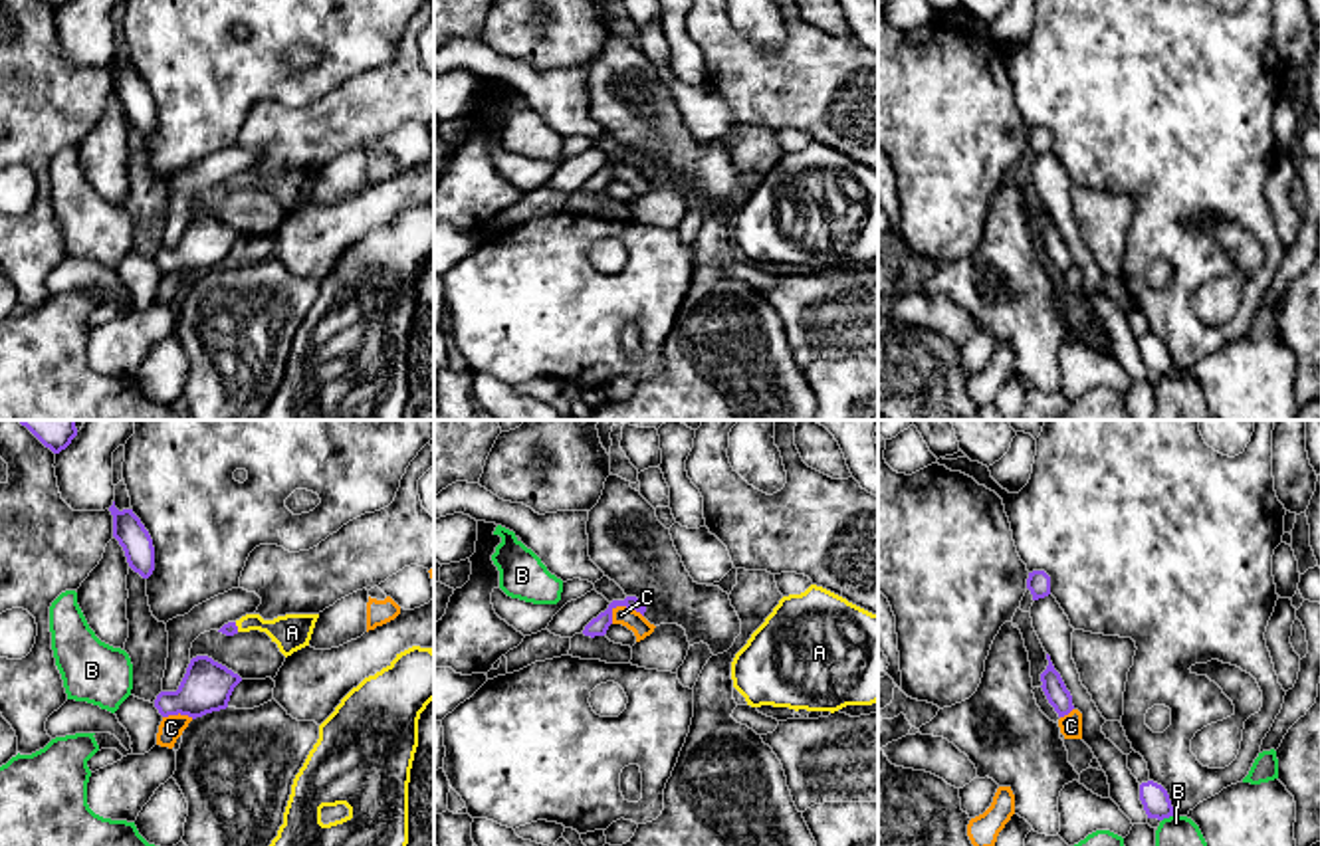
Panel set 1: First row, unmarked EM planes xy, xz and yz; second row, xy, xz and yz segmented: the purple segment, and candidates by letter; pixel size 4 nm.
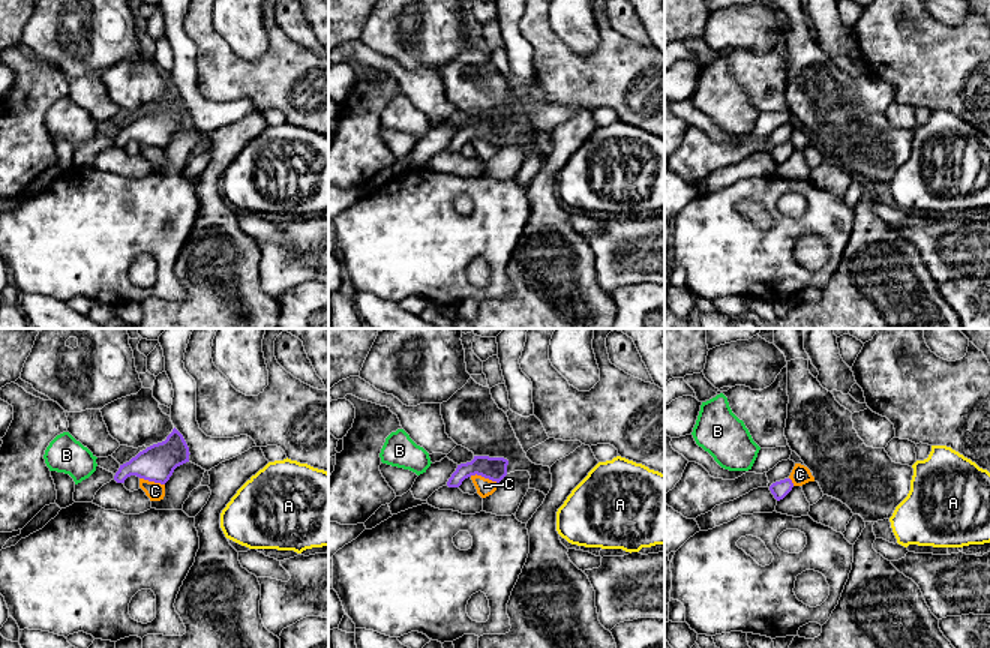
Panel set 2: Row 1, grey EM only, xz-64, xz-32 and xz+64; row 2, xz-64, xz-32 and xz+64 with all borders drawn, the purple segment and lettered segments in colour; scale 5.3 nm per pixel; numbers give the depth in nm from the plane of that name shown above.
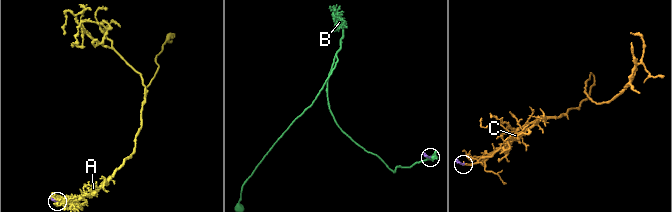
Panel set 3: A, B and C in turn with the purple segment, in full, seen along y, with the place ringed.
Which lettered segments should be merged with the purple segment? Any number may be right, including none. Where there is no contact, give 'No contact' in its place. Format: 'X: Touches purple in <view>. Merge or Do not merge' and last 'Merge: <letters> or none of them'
A: Touches purple in xy. Merge
B: Touches purple in yz. Do not merge
C: Touches purple in xz. Do not merge
Merge: A

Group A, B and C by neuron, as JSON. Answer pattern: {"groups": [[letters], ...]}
{"groups": [["A"], ["B"], ["C"]]}

